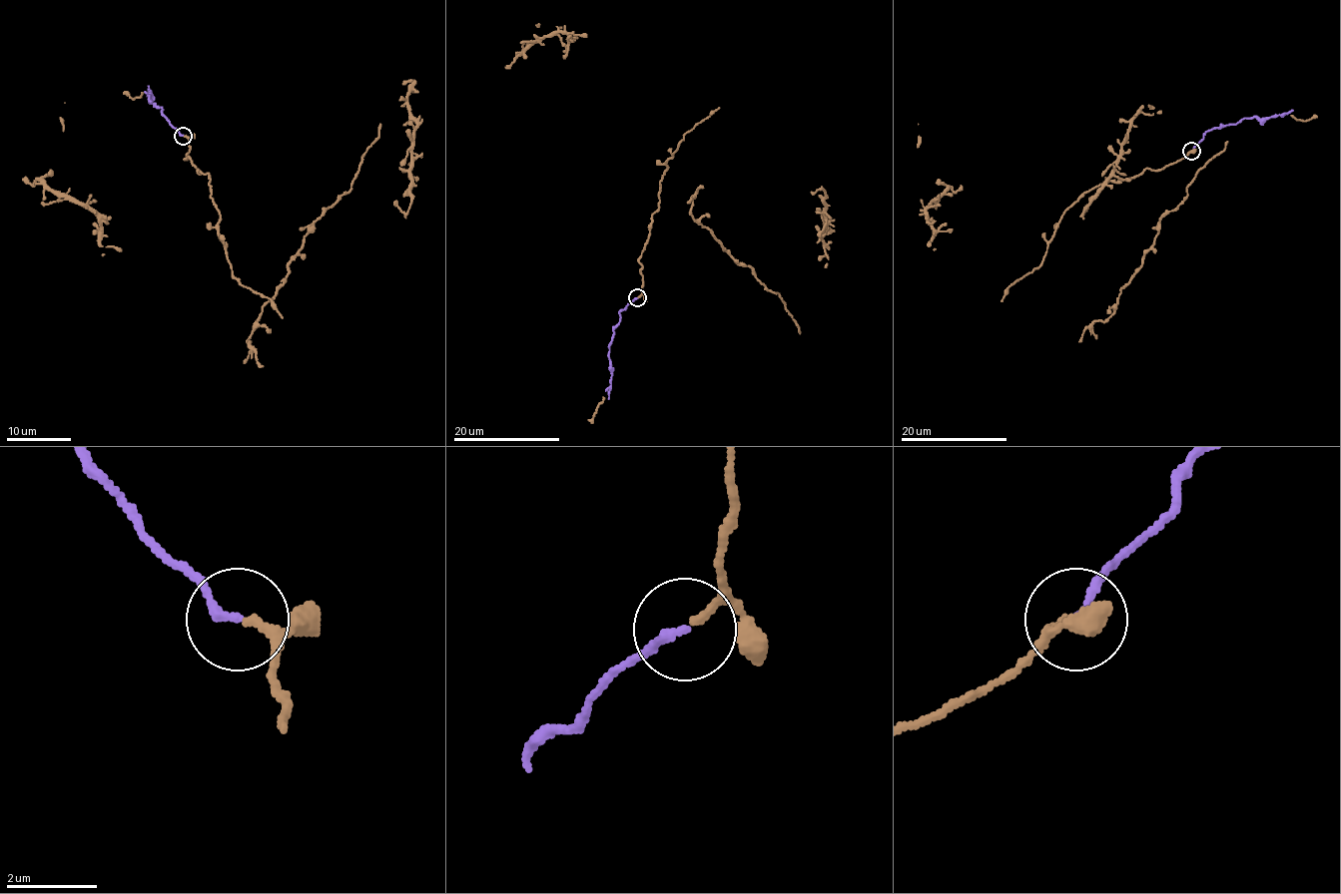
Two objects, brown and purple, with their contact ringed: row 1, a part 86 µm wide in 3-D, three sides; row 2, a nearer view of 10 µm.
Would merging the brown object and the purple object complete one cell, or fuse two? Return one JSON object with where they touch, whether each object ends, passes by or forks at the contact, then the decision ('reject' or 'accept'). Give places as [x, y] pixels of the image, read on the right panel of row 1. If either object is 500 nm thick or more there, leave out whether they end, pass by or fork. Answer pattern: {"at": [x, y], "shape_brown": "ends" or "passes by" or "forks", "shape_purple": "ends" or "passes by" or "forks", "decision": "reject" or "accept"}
{"at": [1191, 151], "shape_brown": "passes by", "shape_purple": "ends", "decision": "accept"}

